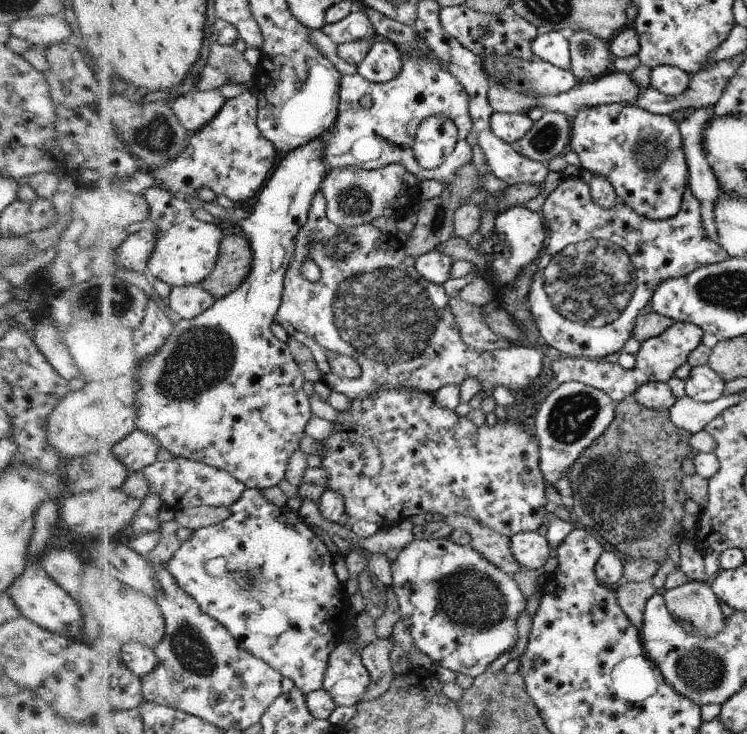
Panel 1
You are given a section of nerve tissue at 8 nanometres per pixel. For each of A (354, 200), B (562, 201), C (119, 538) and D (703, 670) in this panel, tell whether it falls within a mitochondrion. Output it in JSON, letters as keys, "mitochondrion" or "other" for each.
{"A":"mitochondrion","B":"other","C":"other","D":"mitochondrion"}

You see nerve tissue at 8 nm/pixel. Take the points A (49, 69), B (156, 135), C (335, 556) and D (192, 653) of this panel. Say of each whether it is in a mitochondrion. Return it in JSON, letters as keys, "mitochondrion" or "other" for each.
{"A":"other","B":"mitochondrion","C":"other","D":"mitochondrion"}

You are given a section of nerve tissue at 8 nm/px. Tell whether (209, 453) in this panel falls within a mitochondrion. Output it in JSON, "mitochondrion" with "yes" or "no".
{"mitochondrion":"no"}

